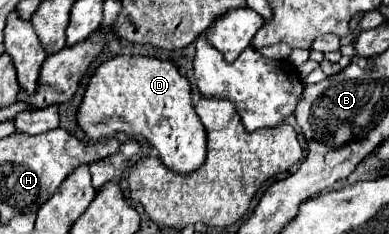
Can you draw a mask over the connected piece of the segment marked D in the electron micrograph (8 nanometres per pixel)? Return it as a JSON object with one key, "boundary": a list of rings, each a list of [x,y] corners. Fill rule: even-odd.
{"boundary":[[[120,55],[106,63],[102,63],[92,75],[84,101],[78,109],[78,127],[92,141],[102,141],[116,133],[126,133],[130,137],[144,137],[160,155],[160,161],[180,175],[188,175],[198,171],[206,161],[206,131],[200,117],[194,111],[190,83],[186,77],[178,73],[178,69],[170,61],[160,61],[154,57],[142,55]]]}

